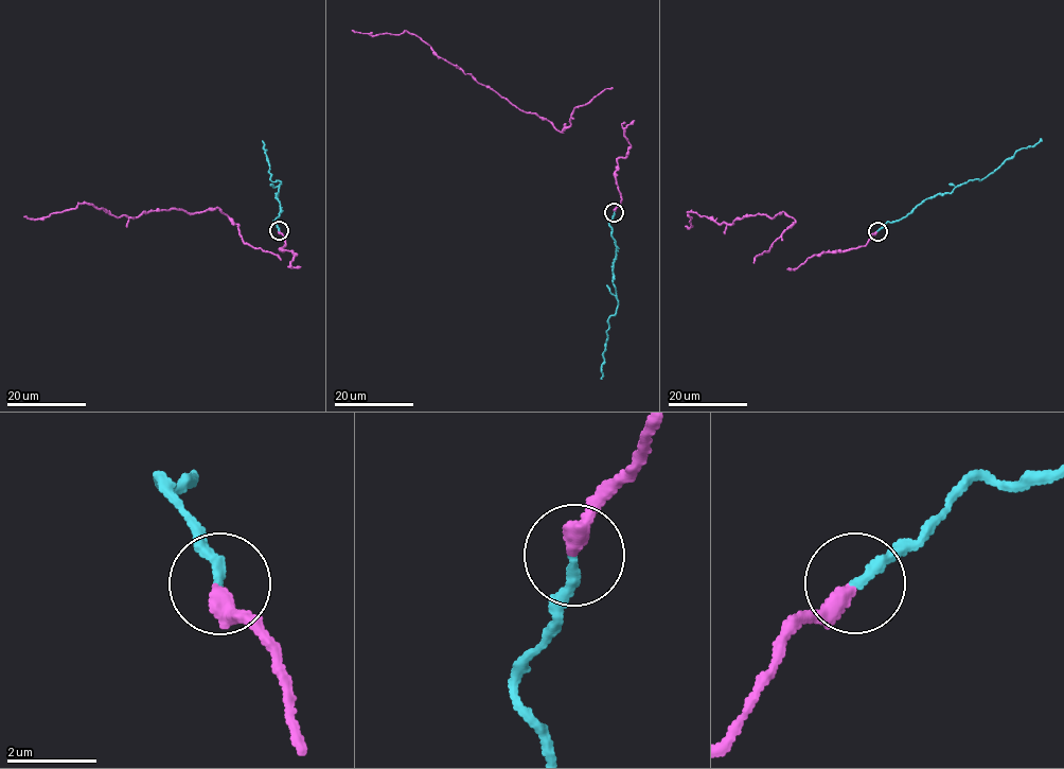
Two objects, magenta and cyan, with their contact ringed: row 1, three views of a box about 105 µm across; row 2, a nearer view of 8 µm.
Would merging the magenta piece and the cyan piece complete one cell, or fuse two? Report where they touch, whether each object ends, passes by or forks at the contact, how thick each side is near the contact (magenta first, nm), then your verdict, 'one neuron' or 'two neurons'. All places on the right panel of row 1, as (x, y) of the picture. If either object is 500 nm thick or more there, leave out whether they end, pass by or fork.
(878, 231) | magenta ends | cyan ends | 400/220 nm | two neurons

